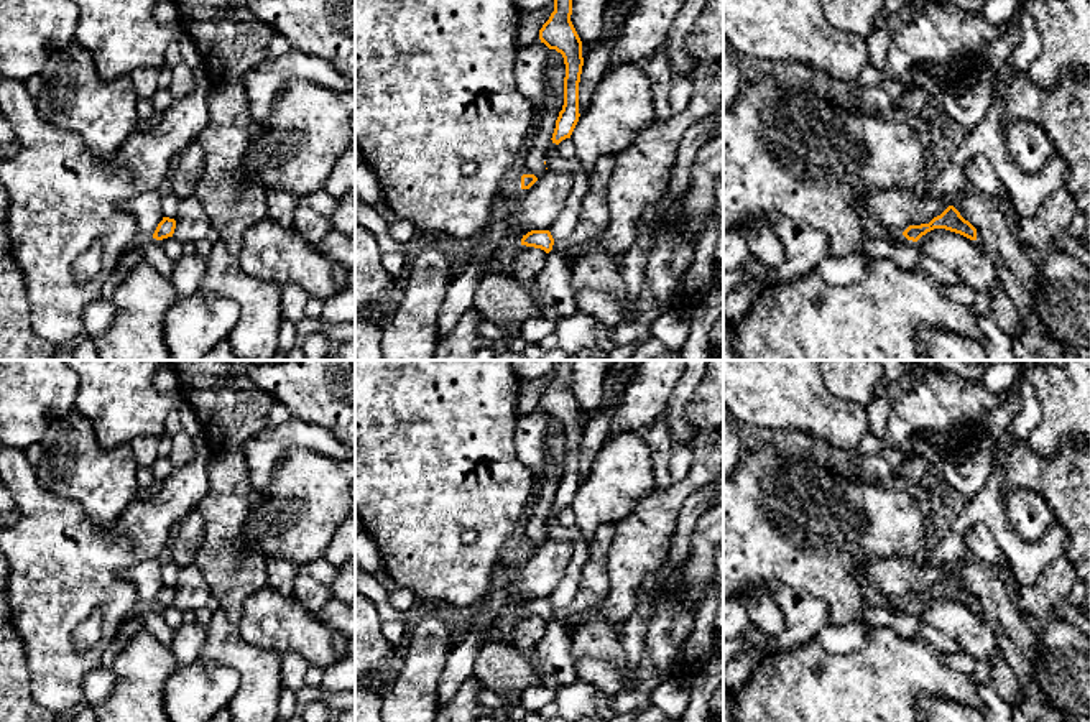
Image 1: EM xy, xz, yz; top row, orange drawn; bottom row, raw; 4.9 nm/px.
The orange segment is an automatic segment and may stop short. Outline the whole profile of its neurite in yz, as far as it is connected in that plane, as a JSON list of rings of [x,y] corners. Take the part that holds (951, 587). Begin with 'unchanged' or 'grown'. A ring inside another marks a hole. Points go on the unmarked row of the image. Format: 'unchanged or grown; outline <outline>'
unchanged; outline [[[949,574],[940,584],[934,585],[929,592],[909,594],[903,600],[903,604],[908,609],[917,610],[922,604],[934,597],[945,597],[960,602],[970,609],[977,609],[977,597],[968,589],[965,589],[954,574]]]

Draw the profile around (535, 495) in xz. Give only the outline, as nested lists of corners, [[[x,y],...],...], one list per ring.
[[[539,405],[531,413],[518,416],[518,424],[515,431],[515,447],[518,456],[531,469],[534,477],[534,487],[524,507],[523,518],[520,521],[520,533],[515,538],[515,541],[520,544],[524,543],[521,538],[521,528],[541,497],[541,484],[546,474],[544,436],[547,419],[549,416],[539,408]]]

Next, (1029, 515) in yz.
[[[1016,490],[1008,495],[1005,507],[1011,528],[1028,543],[1039,541],[1055,521],[1044,498],[1029,490]]]

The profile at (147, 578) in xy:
[[[146,559],[125,572],[125,579],[133,584],[143,607],[153,607],[158,592],[164,585],[161,574],[163,561],[164,559]]]

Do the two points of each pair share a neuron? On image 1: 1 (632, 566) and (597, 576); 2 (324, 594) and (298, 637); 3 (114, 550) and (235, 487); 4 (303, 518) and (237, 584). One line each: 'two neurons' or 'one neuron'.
1: two neurons
2: two neurons
3: two neurons
4: two neurons

